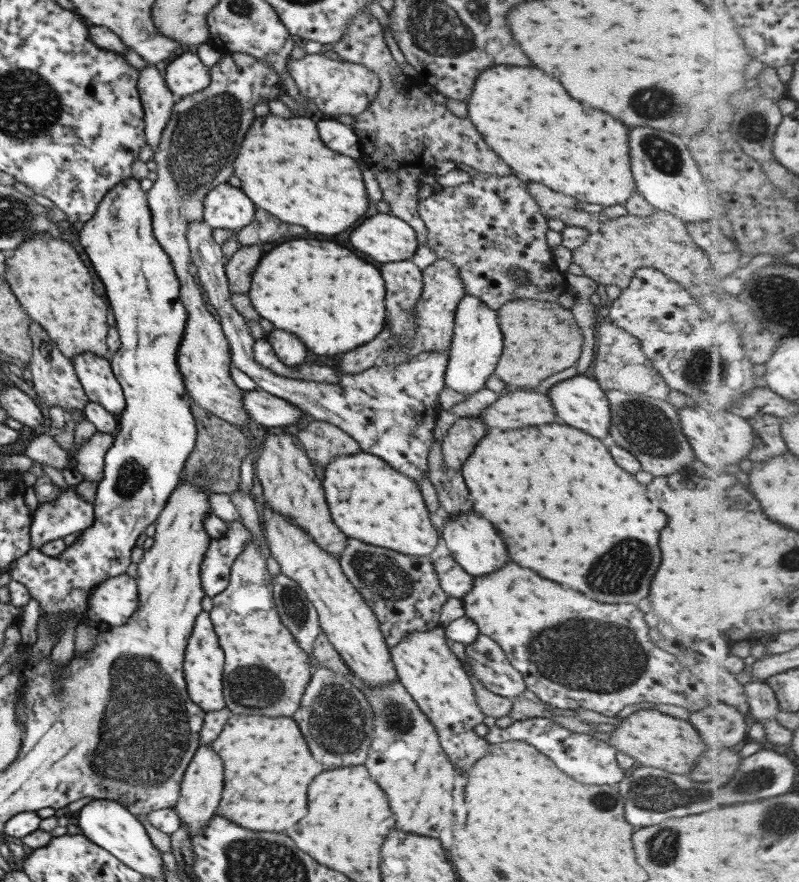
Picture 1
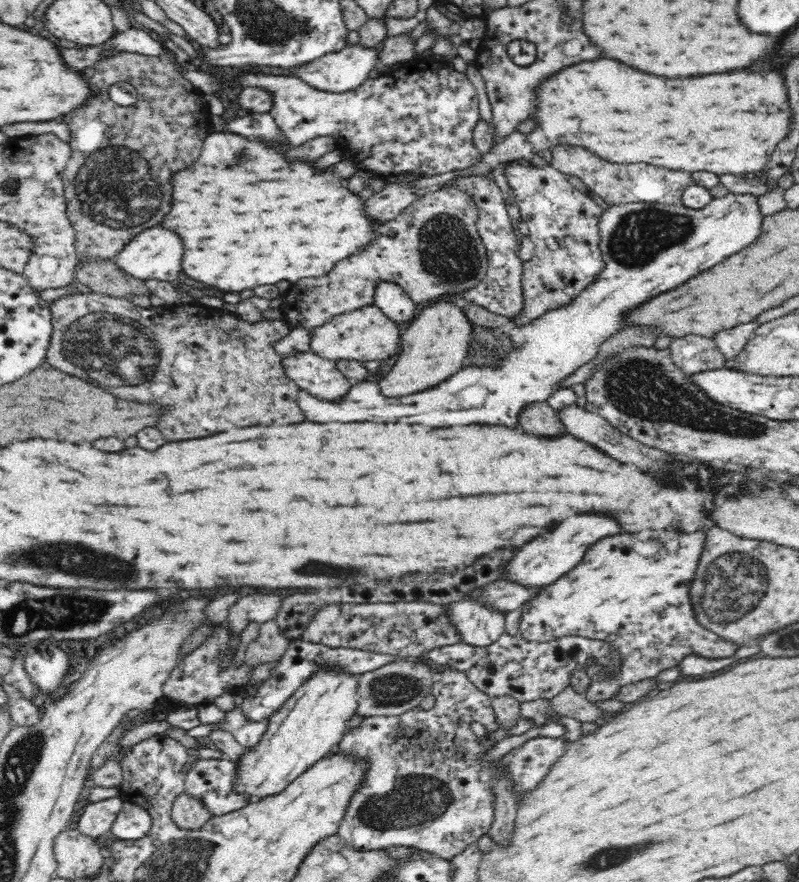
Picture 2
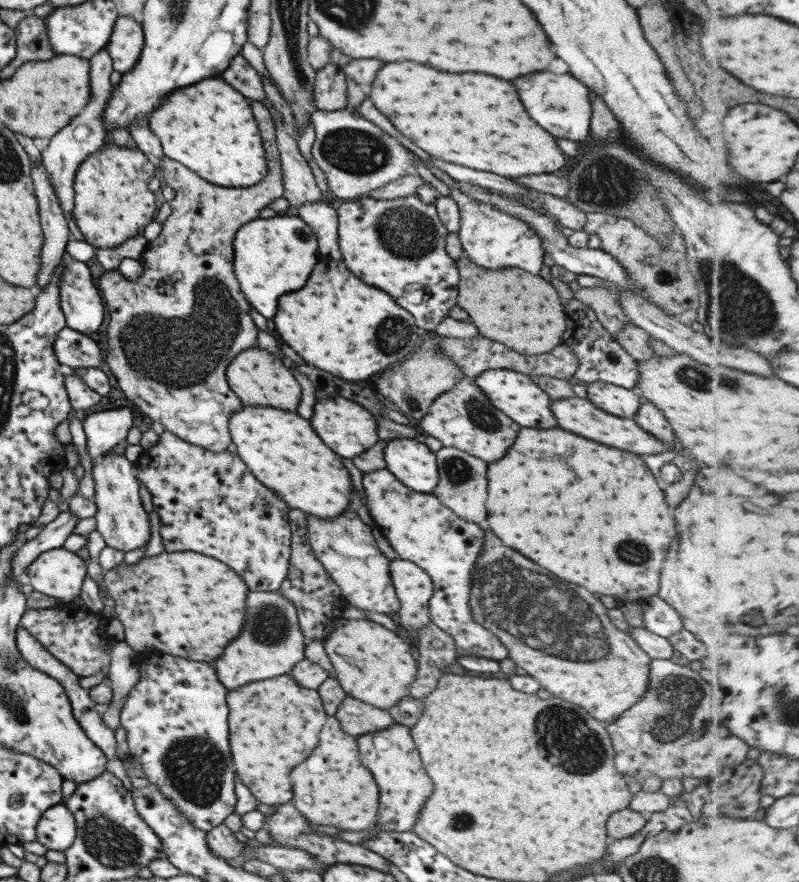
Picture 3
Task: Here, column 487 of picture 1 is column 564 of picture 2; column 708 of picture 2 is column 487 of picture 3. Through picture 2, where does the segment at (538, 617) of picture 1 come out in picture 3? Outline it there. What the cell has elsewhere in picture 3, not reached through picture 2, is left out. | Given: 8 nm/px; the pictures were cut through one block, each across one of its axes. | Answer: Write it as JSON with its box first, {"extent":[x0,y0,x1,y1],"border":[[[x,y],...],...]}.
{"extent":[362,468,508,661],"border":[[[386,468],[363,473],[362,486],[370,516],[399,559],[417,564],[430,576],[433,583],[433,595],[429,602],[430,618],[454,639],[456,655],[497,661],[508,658],[508,649],[495,634],[472,618],[469,605],[472,574],[484,544],[482,528],[458,517],[432,493],[424,494],[404,486]]]}

